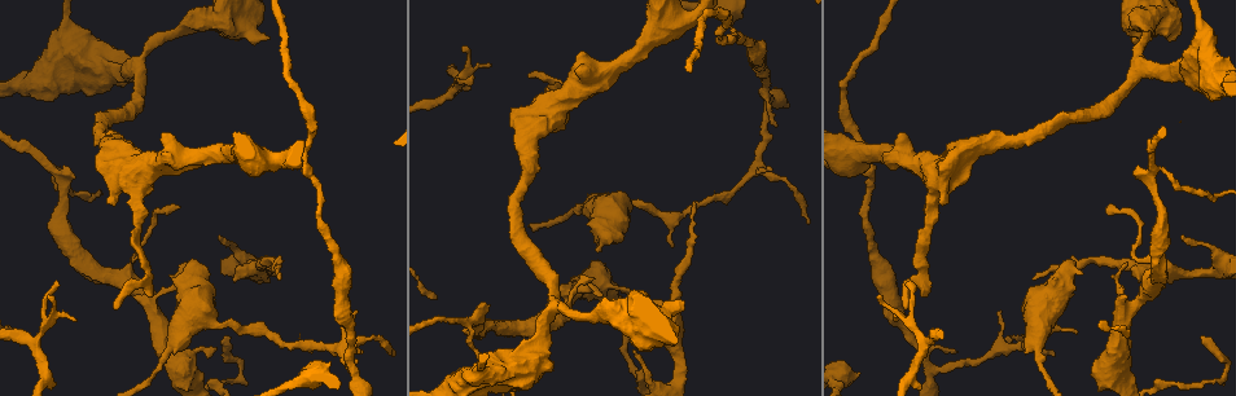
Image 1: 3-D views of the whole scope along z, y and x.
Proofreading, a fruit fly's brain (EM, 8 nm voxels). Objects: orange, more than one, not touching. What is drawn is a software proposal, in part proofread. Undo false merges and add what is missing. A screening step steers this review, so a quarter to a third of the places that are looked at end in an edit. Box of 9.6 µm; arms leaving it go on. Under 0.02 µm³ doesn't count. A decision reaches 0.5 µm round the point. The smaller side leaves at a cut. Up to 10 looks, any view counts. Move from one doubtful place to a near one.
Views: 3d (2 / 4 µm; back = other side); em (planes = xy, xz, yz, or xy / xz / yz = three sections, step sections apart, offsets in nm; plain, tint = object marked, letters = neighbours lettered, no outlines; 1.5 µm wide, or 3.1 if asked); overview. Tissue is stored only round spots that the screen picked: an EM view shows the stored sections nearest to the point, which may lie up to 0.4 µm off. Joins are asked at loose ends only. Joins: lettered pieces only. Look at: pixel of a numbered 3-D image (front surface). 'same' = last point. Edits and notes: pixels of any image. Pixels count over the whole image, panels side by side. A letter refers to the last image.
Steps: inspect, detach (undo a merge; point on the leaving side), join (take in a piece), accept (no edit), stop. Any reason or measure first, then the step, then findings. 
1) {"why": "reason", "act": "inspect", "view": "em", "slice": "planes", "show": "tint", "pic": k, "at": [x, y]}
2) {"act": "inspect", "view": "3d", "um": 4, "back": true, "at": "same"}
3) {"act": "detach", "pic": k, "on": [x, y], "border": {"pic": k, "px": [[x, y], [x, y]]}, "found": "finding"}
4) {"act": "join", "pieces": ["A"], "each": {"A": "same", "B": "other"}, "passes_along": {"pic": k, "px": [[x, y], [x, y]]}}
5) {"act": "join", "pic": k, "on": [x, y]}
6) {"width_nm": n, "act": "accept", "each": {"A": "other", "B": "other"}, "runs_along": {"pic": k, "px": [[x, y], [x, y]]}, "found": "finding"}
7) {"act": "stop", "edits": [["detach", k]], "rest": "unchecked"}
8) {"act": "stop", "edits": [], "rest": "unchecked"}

{"why": "long arm stops here", "act": "inspect", "view": "3d", "um": 2, "pic": 1, "at": [1203, 336]}

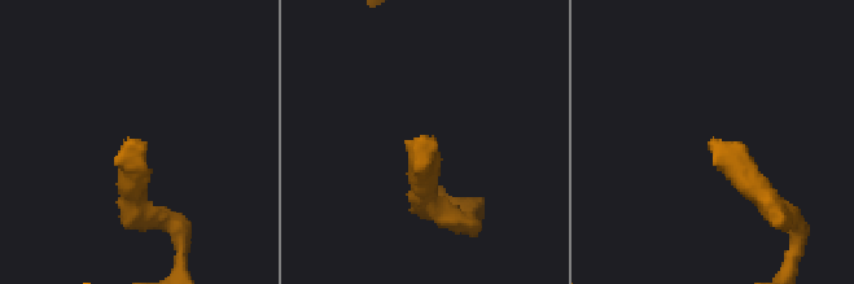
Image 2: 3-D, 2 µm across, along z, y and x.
{"act": "inspect", "view": "em", "slice": "planes", "show": "tint", "pic": 2, "at": [714, 142]}

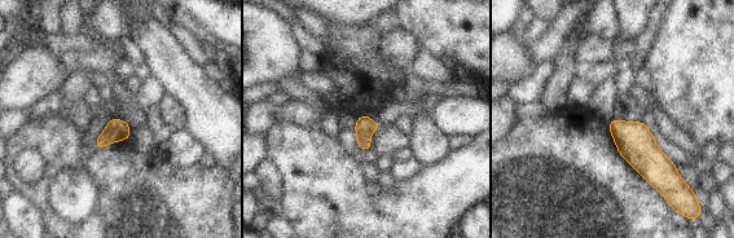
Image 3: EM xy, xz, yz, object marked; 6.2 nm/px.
{"act": "inspect", "view": "em", "slice": "planes", "show": "letters", "at": "same"}

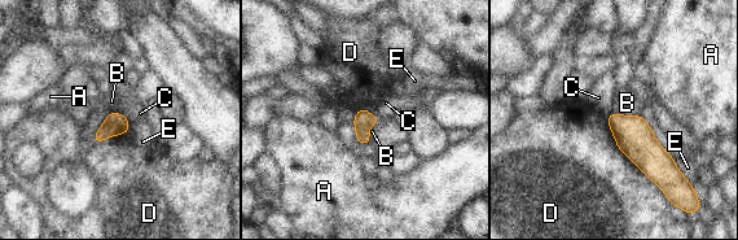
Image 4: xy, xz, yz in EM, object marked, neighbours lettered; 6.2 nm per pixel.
{"act": "accept", "each": {"A": "other", "B": "other", "C": "other", "D": "other", "E": "other"}, "border": {"pic": 4, "px": [[117, 112], [131, 123]]}, "found": "none of them fits"}

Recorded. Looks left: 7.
{"why": "branch stops here", "act": "inspect", "view": "3d", "um": 2, "pic": 1, "at": [775, 125]}

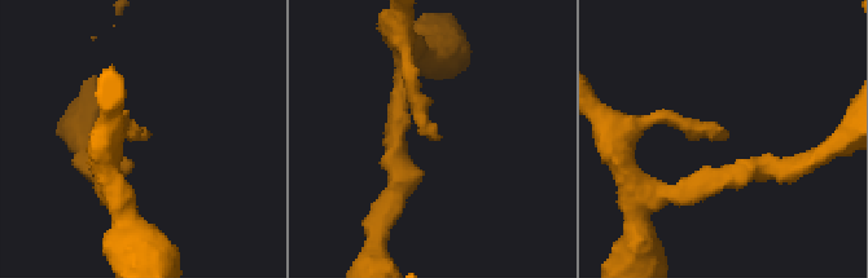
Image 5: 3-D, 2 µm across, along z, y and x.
{"act": "inspect", "view": "em", "slice": "planes", "show": "letters", "pic": 5, "at": [442, 136]}

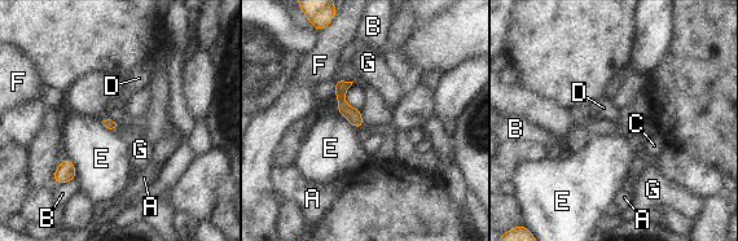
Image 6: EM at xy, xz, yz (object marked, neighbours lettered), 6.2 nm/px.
{"act": "accept", "each": {"A": "other", "B": "other", "C": "other", "D": "other", "E": "other", "F": "other", "G": "other"}, "runs_along": {"pic": 6, "px": [[338, 82], [342, 106], [359, 125]]}, "found": "none of them fits"}

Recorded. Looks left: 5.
{"why": "thin end", "act": "inspect", "view": "em", "slice": "planes", "show": "plain", "pic": 1, "at": [116, 310]}

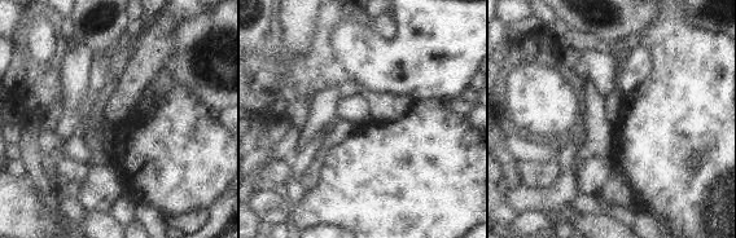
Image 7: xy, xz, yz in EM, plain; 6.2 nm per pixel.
{"act": "inspect", "view": "em", "slice": "planes", "show": "letters", "at": "same"}

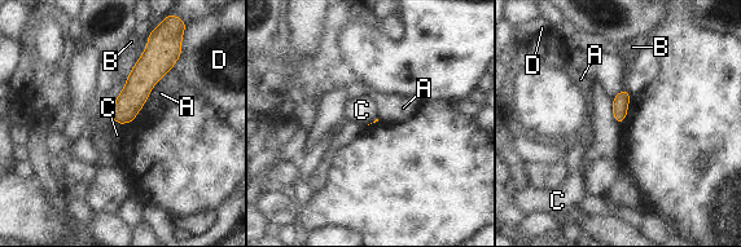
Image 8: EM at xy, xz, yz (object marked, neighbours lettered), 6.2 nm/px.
{"act": "accept", "each": {"A": "other", "B": "other", "C": "other", "D": "other"}, "found": "none of them fits"}

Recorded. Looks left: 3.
{"why": "thin end", "act": "inspect", "view": "em", "slice": "planes", "show": "letters", "pic": 1, "at": [220, 238]}

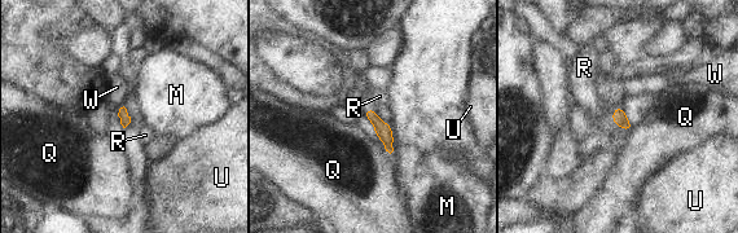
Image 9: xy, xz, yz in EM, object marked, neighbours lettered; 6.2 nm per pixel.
{"act": "accept", "each": {"M": "other", "Q": "other", "R": "other", "U": "other", "W": "other"}, "runs_along": {"pic": 9, "px": [[367, 111], [383, 131], [389, 148]]}, "found": "none of them fits"}

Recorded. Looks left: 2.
{"act": "stop", "edits": [], "rest": "unchecked"}

